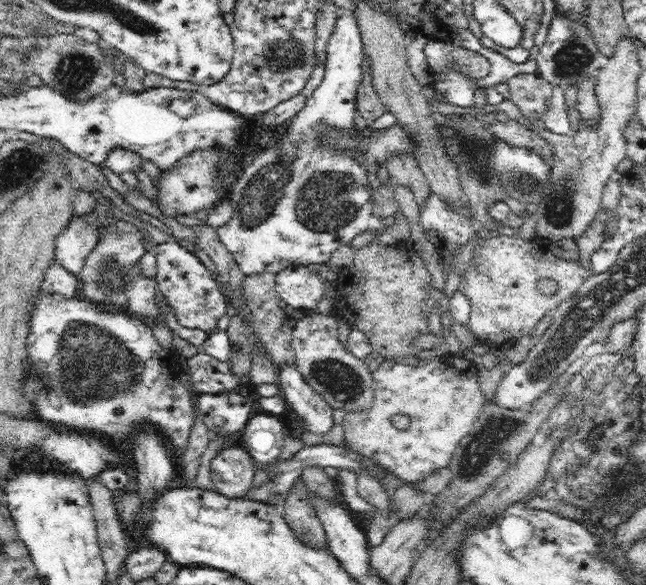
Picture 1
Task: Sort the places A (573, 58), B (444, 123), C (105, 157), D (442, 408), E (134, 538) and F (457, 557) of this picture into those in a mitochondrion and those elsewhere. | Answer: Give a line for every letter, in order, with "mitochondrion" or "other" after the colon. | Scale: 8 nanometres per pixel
A: mitochondrion
B: other
C: other
D: other
E: other
F: other

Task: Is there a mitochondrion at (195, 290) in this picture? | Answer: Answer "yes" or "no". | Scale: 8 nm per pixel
no

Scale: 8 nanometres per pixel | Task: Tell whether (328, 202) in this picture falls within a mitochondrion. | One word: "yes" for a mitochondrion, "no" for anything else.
yes

